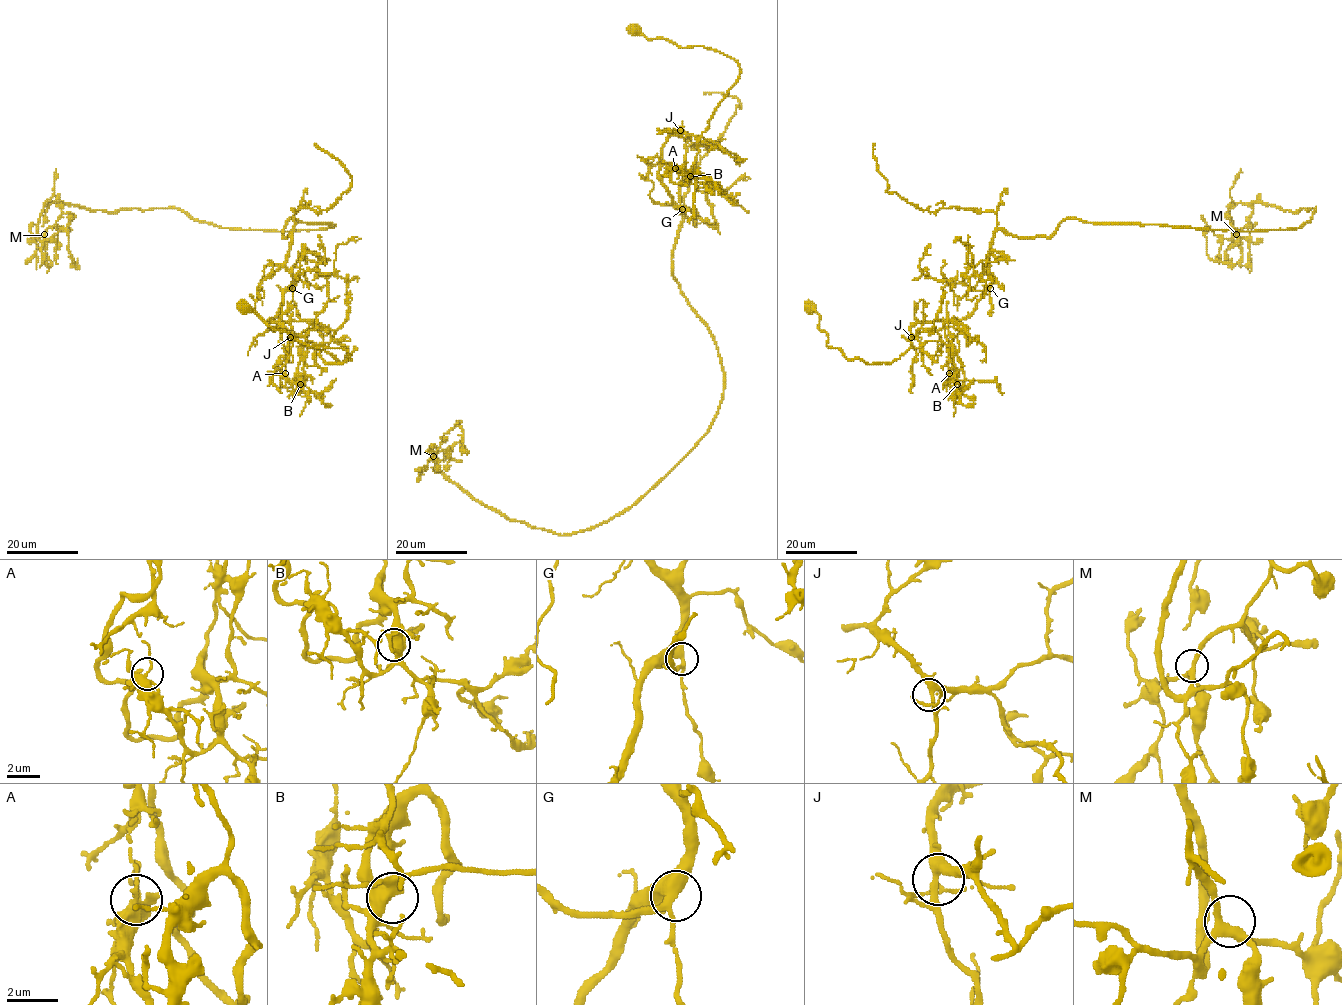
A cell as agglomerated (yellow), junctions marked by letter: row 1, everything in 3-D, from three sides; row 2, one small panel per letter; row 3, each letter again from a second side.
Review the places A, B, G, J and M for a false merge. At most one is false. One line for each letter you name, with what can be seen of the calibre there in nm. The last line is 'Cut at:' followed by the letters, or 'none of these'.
A: 360 nm
Cut at: A

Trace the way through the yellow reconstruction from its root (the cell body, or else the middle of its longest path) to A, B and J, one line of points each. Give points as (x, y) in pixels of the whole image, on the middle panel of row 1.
A: (634, 29), (681, 47), (717, 50), (740, 68), (739, 78), (700, 138), (690, 178), (674, 168)
B: (634, 29), (681, 47), (711, 48), (738, 62), (739, 78), (700, 138), (690, 176)
J: (634, 29), (649, 39), (663, 38), (681, 47), (711, 48), (738, 62), (739, 78), (700, 139), (680, 130)

